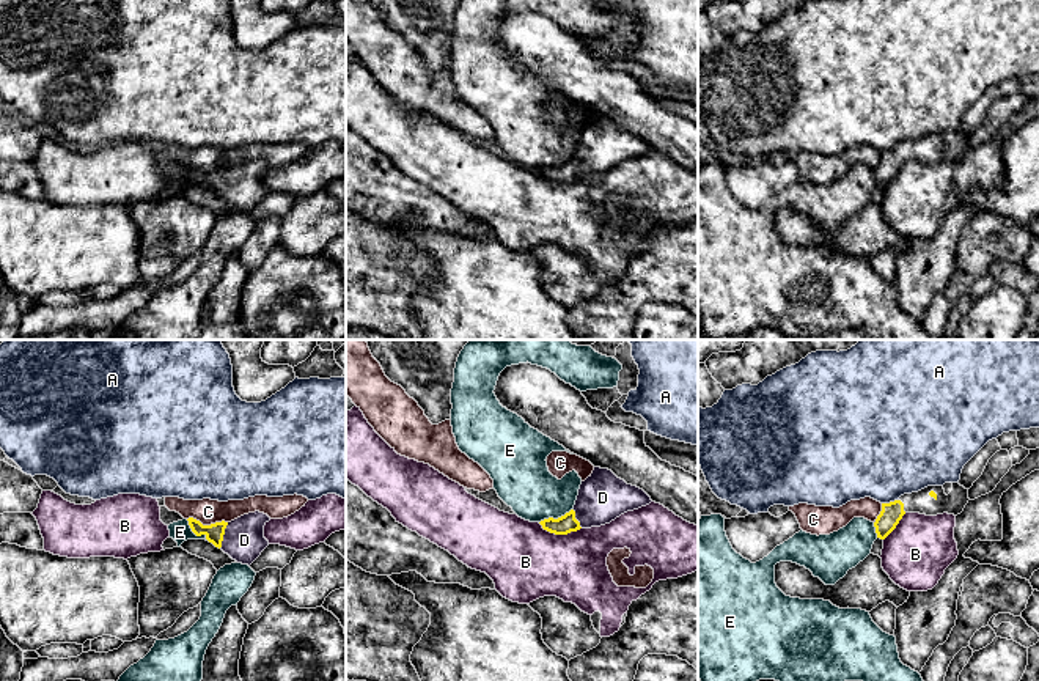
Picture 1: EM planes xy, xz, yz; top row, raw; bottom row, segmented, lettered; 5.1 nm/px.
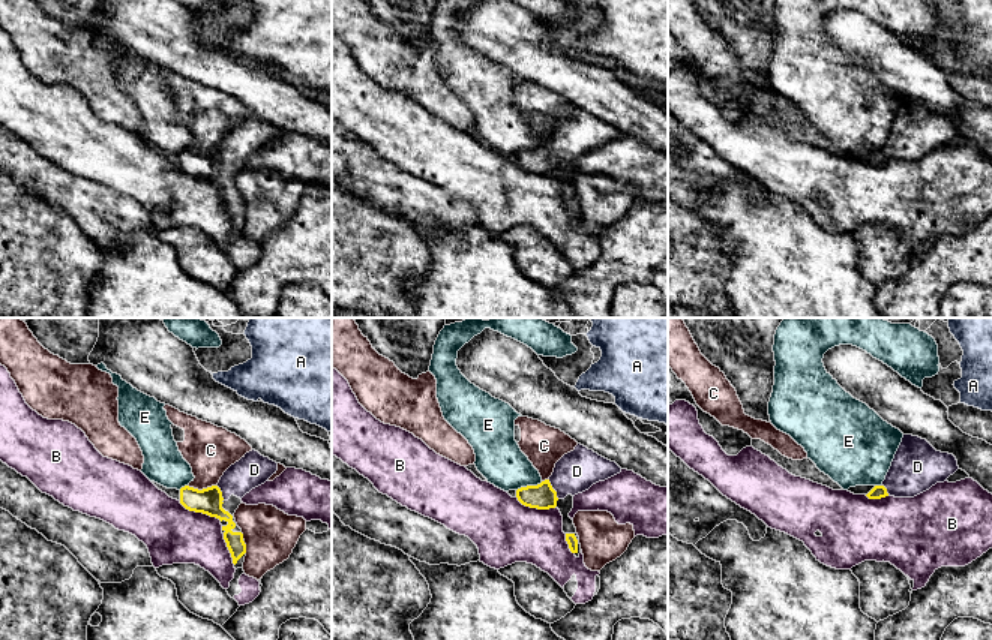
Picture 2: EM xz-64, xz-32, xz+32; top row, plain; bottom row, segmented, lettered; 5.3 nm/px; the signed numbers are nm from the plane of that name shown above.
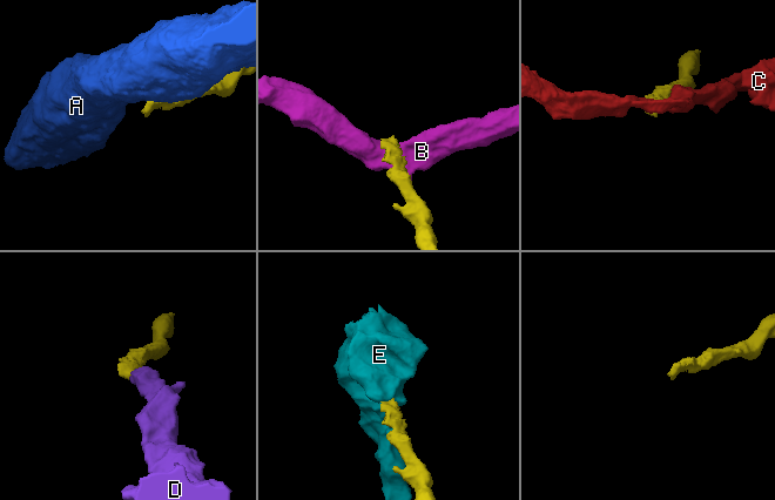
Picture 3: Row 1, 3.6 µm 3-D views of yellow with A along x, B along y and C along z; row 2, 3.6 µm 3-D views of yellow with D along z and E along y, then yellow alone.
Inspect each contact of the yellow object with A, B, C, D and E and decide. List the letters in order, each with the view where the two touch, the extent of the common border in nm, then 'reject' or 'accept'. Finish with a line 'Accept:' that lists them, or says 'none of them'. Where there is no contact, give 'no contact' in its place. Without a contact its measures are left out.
A: yz | 80 nm | reject
B: xz | 220 nm | reject
C: xy | 200 nm | reject
D: xy | 140 nm | accept
E: xz | 190 nm | reject
Accept: D

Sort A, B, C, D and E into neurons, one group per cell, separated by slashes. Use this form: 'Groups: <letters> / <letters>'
Groups: A / B / C / D / E

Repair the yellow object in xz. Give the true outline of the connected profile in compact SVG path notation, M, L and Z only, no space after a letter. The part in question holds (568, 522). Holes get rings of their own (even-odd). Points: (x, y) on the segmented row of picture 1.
M594 467L582 481L574 508L564 516L544 519L539 524L555 535L610 524L627 511L649 505L651 497L640 488L627 484L611 470Z

